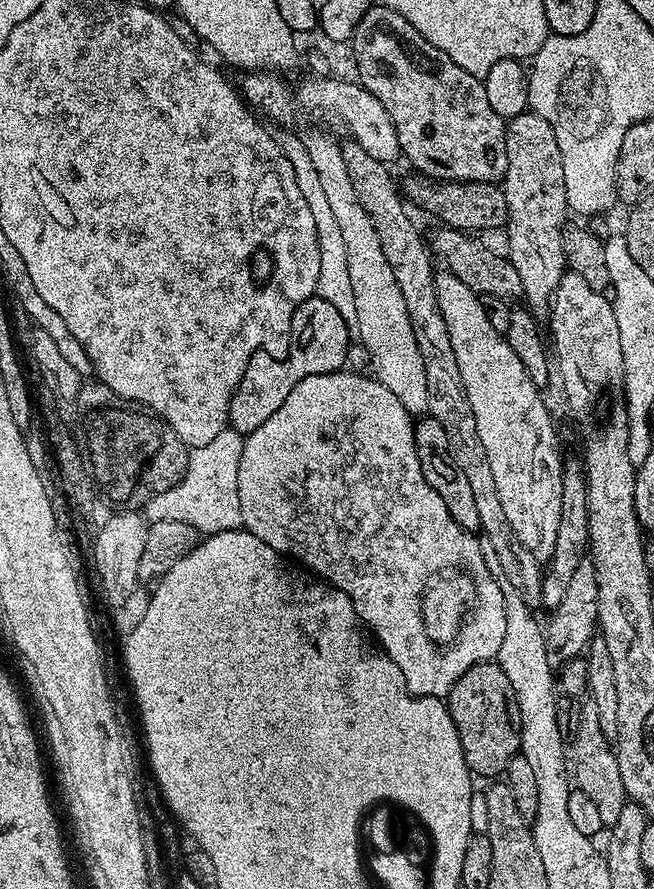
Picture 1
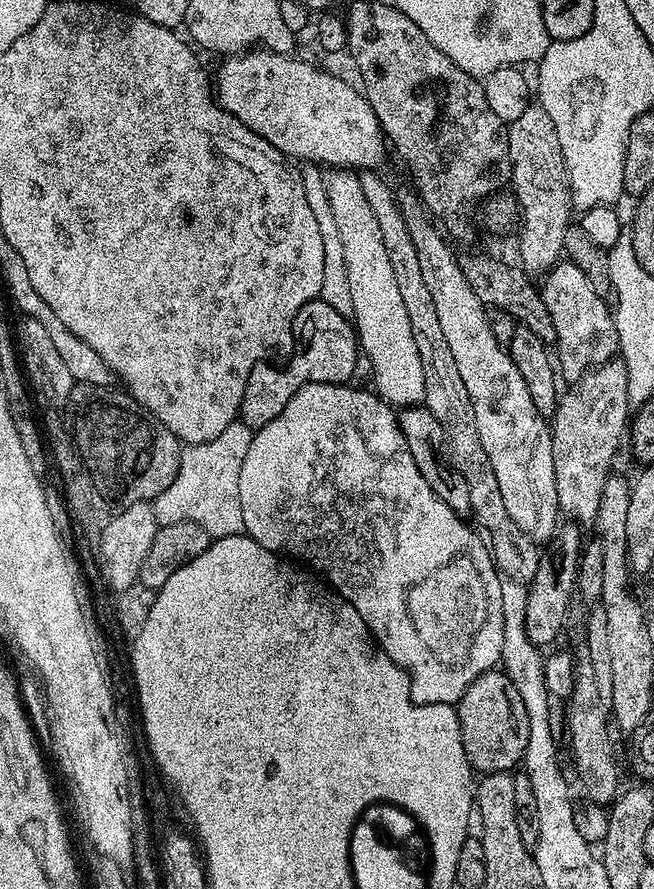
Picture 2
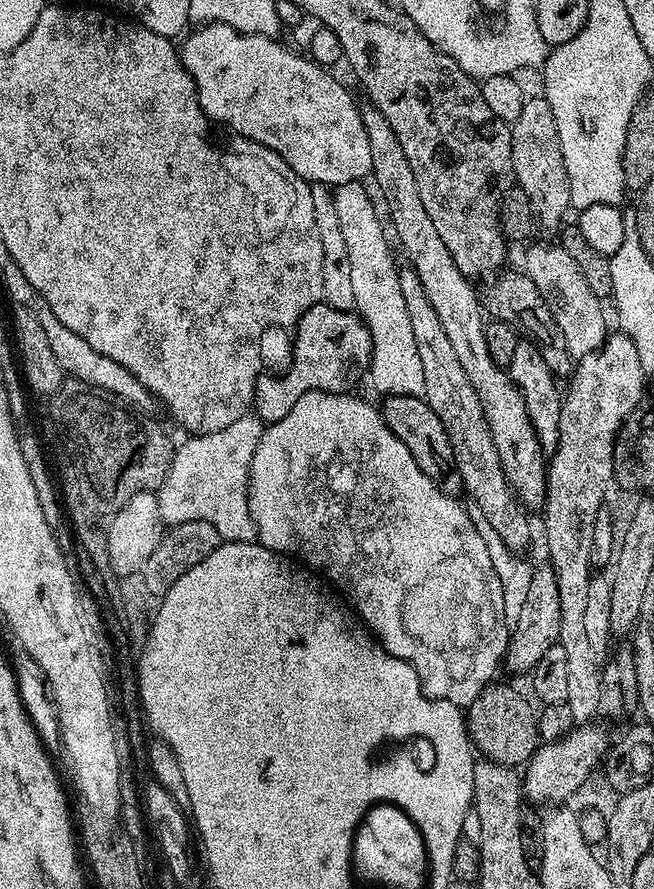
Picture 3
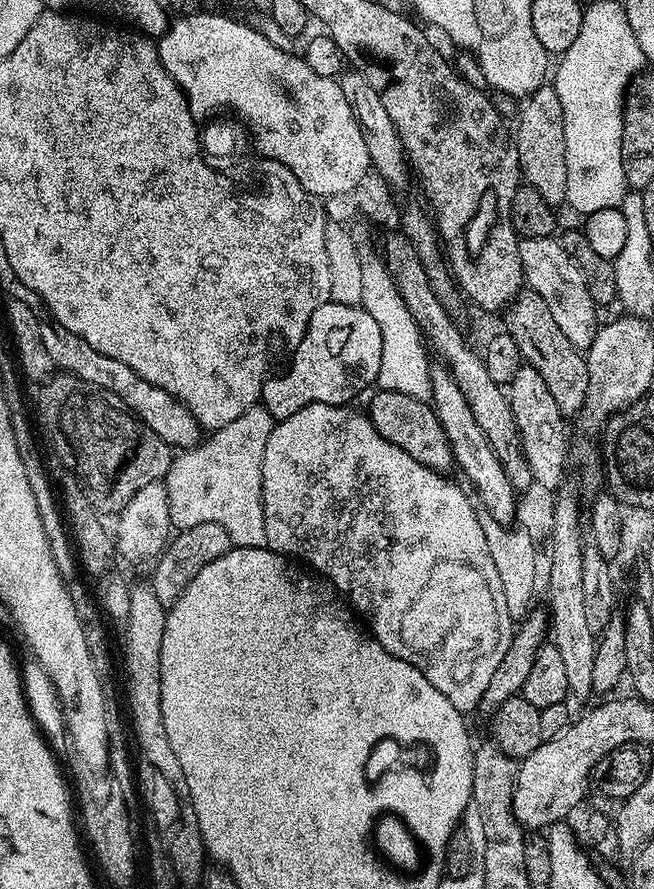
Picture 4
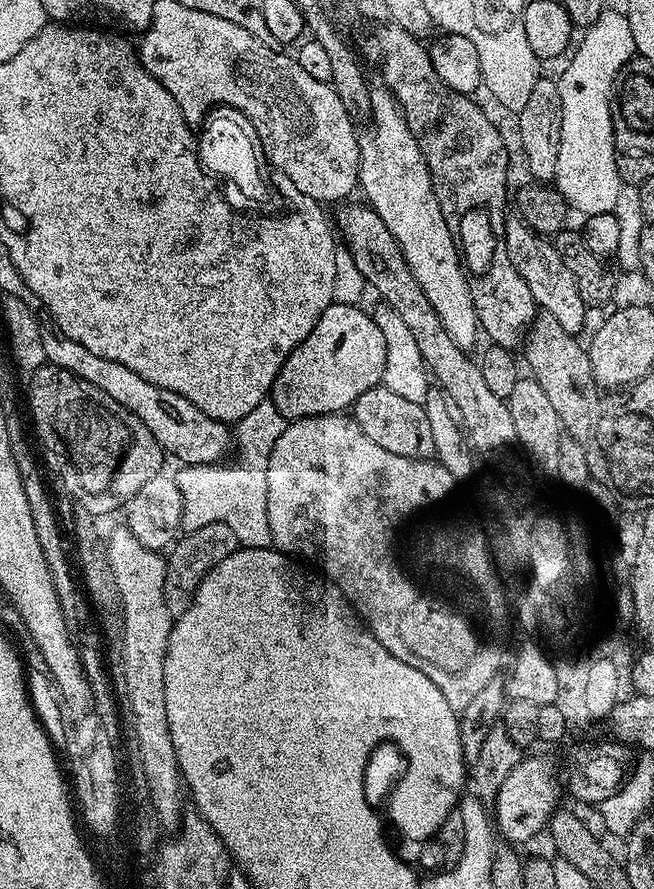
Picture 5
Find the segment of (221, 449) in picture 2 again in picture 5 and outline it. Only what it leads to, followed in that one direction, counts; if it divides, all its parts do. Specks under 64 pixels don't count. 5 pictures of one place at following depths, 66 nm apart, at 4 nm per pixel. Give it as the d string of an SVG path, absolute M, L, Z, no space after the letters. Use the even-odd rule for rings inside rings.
M271 399L258 402L246 418L236 421L234 425L234 456L233 464L221 462L218 464L189 464L181 467L180 473L175 473L174 479L178 490L182 494L182 522L181 529L185 533L198 530L198 526L210 526L210 522L222 522L234 530L238 542L245 548L270 548L273 547L270 534L270 518L266 514L266 470L270 466L270 454L274 450L274 442L282 438L285 426L282 414L273 406Z

